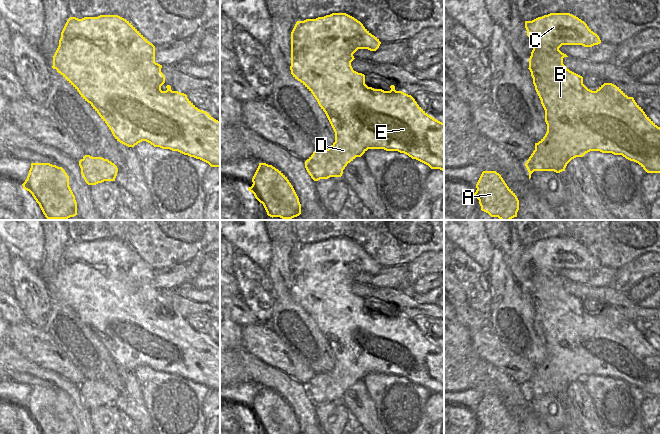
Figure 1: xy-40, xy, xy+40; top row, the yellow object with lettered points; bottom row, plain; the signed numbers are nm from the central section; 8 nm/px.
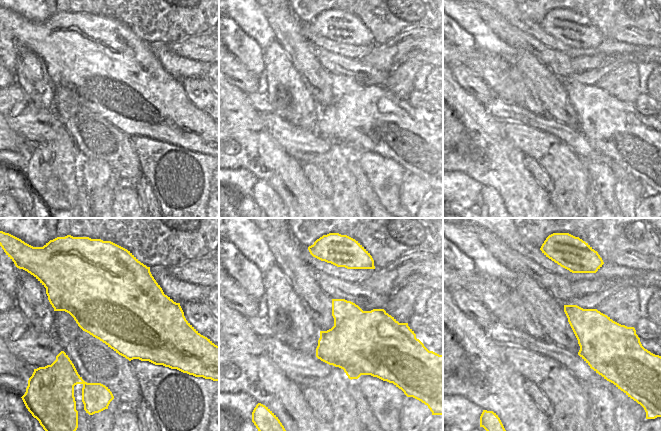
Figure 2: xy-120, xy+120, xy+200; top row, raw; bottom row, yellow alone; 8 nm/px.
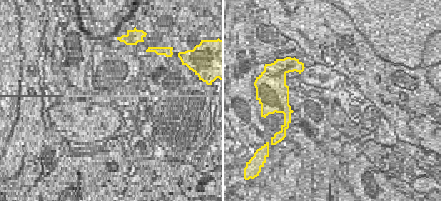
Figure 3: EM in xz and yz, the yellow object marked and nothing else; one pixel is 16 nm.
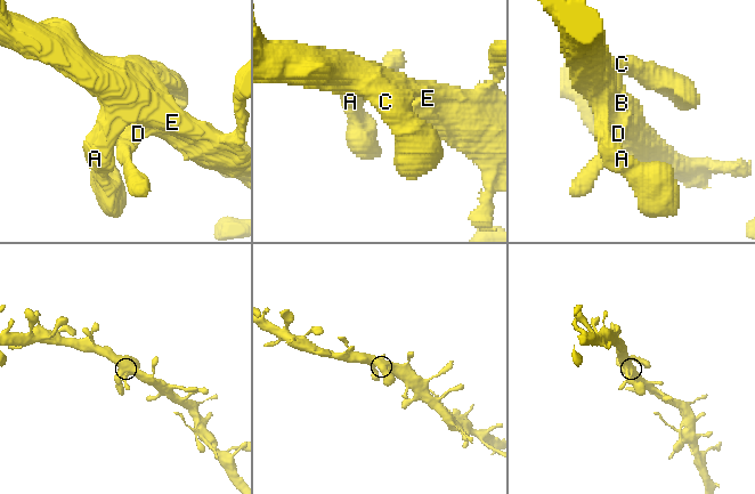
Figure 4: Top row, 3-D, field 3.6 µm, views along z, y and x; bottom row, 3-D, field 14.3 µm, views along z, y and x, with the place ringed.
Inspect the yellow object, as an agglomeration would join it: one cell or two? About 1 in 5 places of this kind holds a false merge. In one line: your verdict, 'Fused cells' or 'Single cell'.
Single cell

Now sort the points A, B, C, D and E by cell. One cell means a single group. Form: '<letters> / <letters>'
A B C D E

